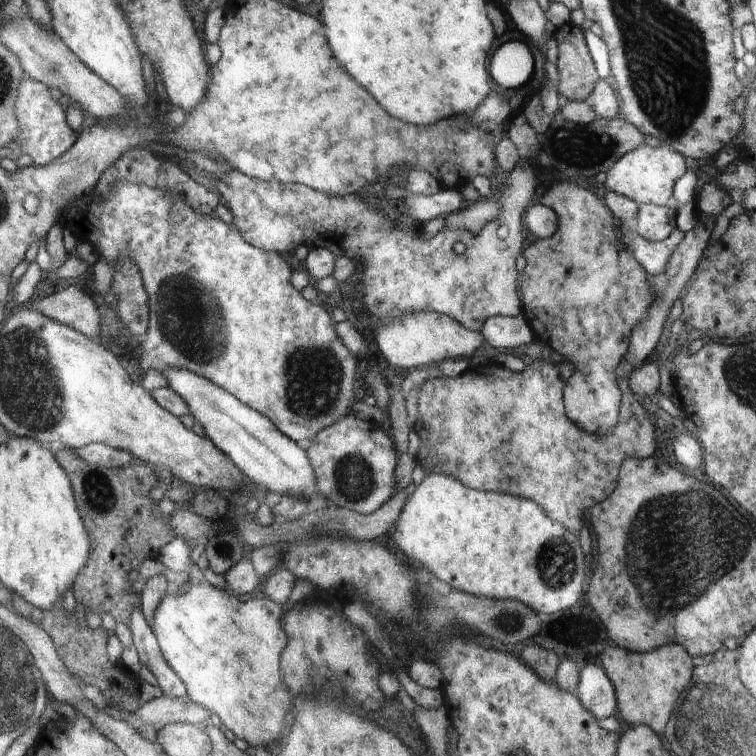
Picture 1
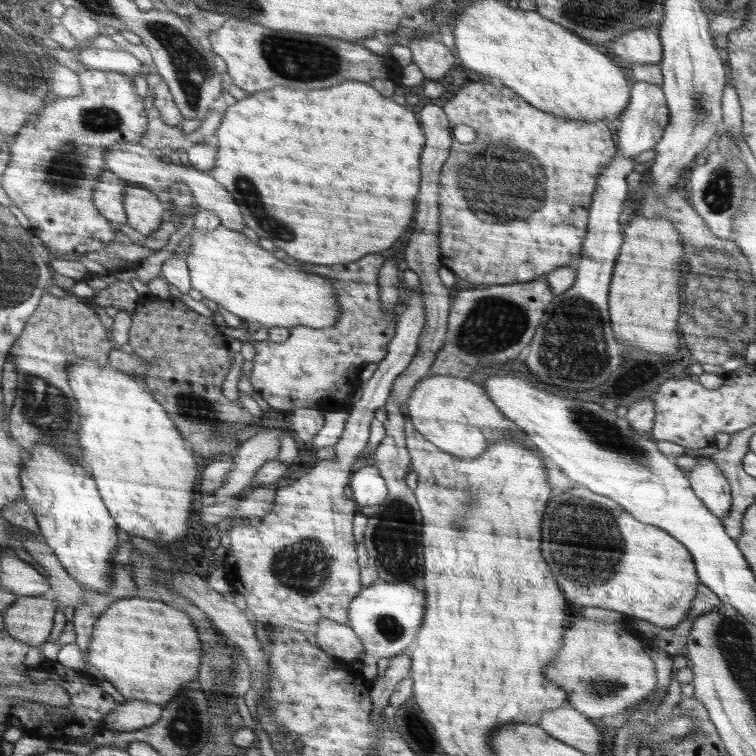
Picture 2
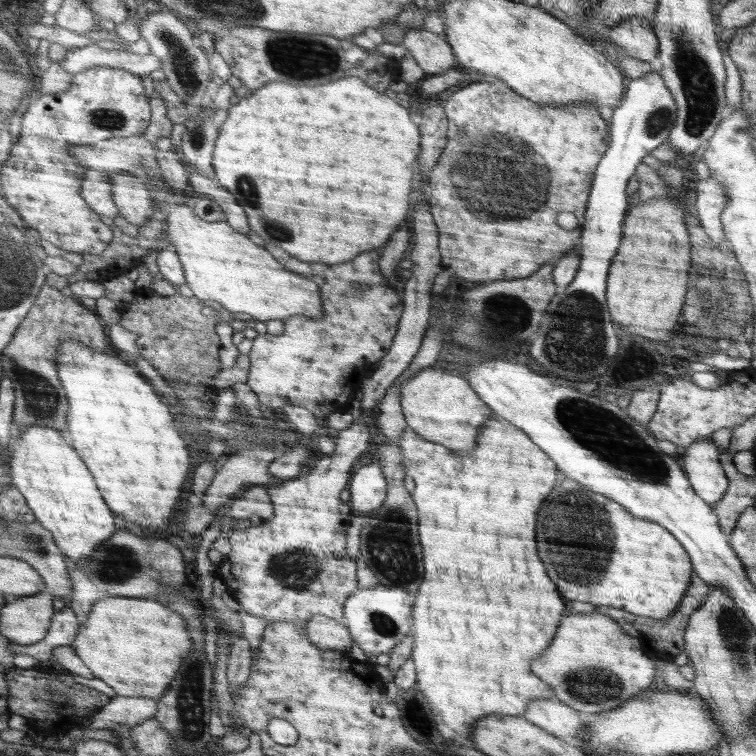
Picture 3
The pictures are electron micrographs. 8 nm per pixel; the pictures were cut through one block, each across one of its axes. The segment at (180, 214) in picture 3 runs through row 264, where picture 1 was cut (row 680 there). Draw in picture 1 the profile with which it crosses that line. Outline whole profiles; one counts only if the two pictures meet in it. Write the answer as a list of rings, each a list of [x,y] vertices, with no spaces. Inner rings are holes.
[[[190,585],[190,590],[183,596],[176,596],[175,590],[169,587],[169,590],[162,602],[158,605],[157,611],[154,615],[154,622],[152,628],[157,638],[160,650],[163,652],[164,658],[168,661],[168,664],[174,669],[174,672],[180,677],[180,680],[184,683],[185,689],[187,690],[187,696],[190,700],[196,704],[202,705],[210,714],[218,714],[222,720],[222,724],[228,727],[228,730],[232,730],[236,738],[245,740],[249,746],[254,748],[266,748],[270,746],[280,730],[282,730],[282,724],[284,724],[284,714],[294,706],[294,700],[296,696],[286,692],[280,684],[280,674],[282,674],[282,654],[283,650],[287,648],[287,634],[283,630],[281,625],[282,614],[285,611],[286,605],[277,603],[268,597],[254,598],[246,602],[241,602],[236,599],[234,595],[227,588],[218,589],[212,585]]]

